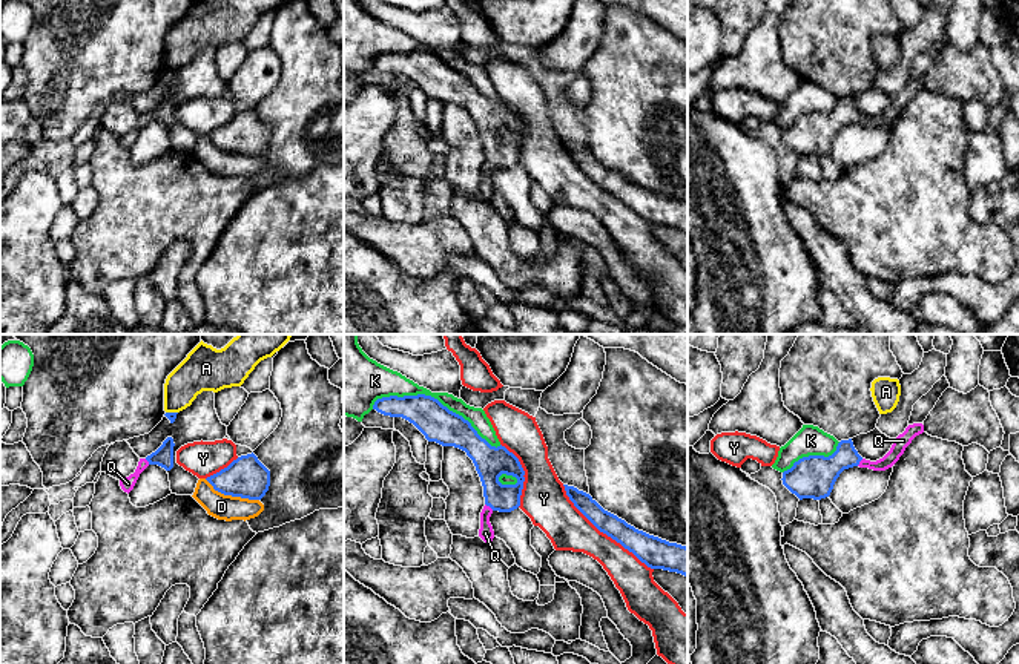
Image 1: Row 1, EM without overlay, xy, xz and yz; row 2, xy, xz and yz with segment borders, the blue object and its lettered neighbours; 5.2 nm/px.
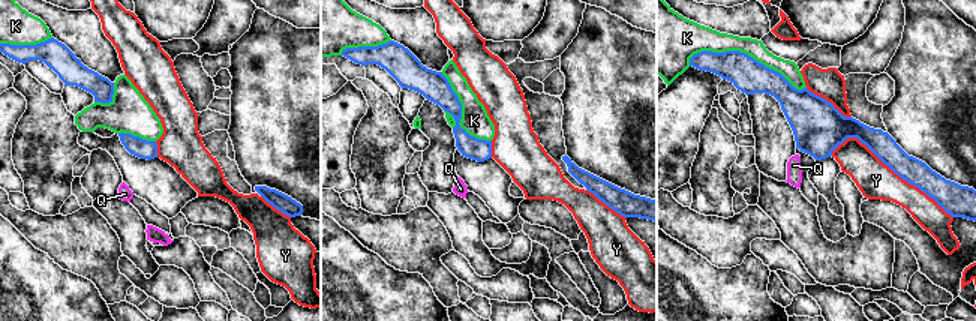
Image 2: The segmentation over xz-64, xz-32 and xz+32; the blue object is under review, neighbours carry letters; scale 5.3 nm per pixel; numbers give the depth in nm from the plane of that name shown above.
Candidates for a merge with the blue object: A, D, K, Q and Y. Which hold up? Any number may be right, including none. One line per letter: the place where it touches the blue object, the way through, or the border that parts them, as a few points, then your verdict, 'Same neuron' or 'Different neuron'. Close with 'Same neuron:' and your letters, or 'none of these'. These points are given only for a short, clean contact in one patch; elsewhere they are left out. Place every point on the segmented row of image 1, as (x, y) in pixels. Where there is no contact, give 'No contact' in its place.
A: Touches blue at xy (172, 413). Boundary: xy (166, 411), (177, 413). Different neuron
D: Touches blue at xy (232, 496). Different neuron
K: Touches blue at xz (436, 399). Different neuron
Q: Touches blue at xz (490, 506). Boundary: xz (485, 503), (493, 509). Different neuron
Y: Touches blue at xz (603, 532). Different neuron
Same neuron: none of these

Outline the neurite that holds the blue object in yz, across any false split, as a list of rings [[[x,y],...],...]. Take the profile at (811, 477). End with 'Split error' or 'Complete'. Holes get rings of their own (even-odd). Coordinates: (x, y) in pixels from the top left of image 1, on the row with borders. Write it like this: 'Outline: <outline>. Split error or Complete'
Outline: [[[852,439],[841,440],[836,451],[829,455],[809,455],[783,472],[783,485],[800,500],[821,500],[830,495],[833,485],[844,469],[858,466],[862,457]]]. Complete

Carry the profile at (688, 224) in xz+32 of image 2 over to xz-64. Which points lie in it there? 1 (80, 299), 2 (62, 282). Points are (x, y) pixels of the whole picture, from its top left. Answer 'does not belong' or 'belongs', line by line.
1: does not belong
2: does not belong

